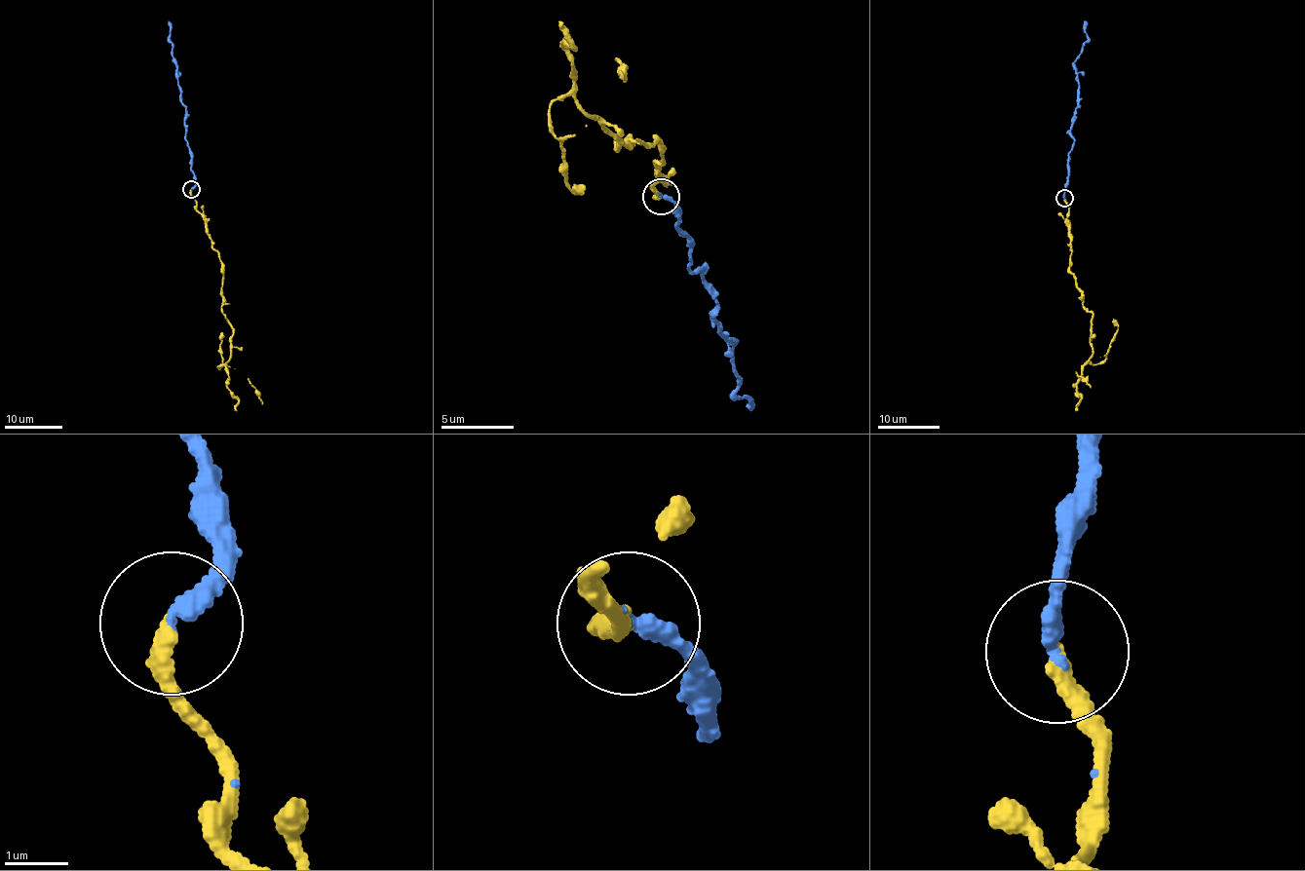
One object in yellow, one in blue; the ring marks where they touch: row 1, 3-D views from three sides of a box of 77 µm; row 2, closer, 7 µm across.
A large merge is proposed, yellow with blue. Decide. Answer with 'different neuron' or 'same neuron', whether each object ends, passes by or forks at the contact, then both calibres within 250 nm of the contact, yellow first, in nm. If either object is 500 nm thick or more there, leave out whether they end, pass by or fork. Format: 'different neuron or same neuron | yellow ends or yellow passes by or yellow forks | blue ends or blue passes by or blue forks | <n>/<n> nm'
same neuron | yellow ends | blue ends | 280/280 nm

